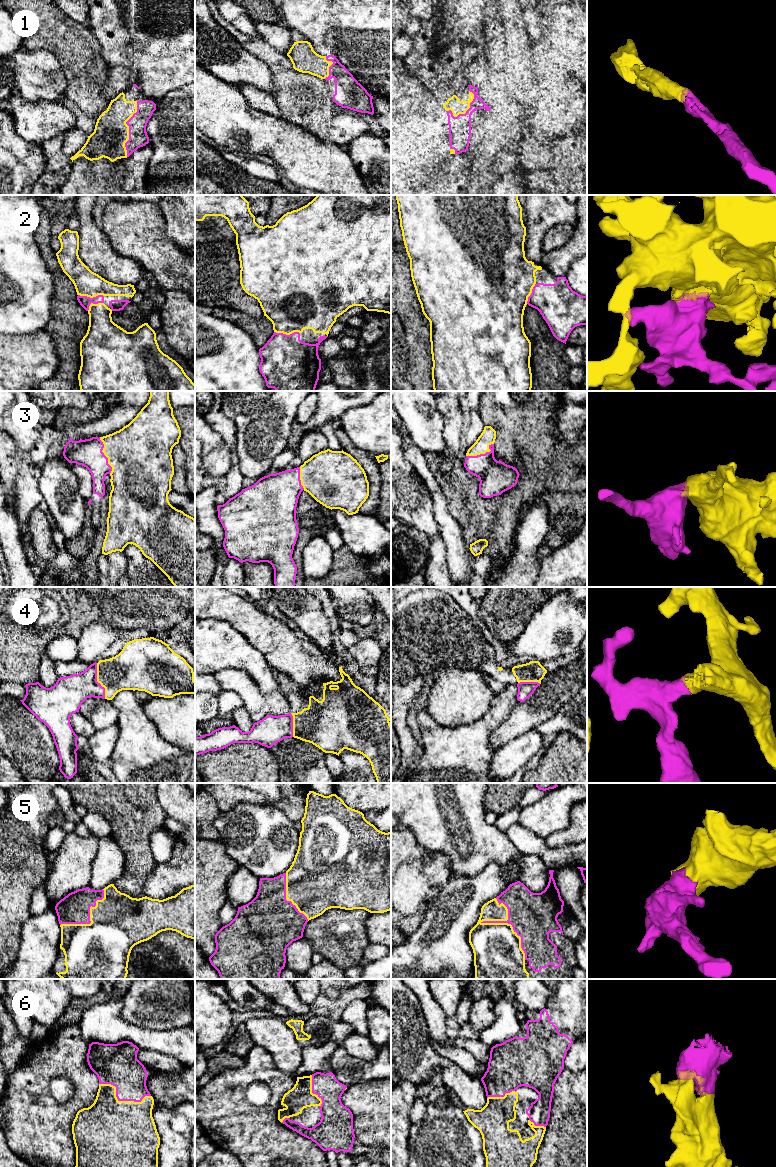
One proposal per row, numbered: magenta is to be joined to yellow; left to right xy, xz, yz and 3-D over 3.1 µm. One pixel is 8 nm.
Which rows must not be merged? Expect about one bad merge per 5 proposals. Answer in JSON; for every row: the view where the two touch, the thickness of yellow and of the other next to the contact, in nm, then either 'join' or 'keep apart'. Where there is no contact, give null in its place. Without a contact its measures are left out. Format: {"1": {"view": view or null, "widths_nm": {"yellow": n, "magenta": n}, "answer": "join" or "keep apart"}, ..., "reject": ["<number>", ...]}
{"1": {"view": "xy", "widths_nm": {"yellow": 280, "magenta": 150}, "answer": "join"}, "2": {"view": "xy", "widths_nm": {"yellow": 200, "magenta": 90}, "answer": "join"}, "3": {"view": "xy", "widths_nm": {"yellow": 460, "magenta": 220}, "answer": "join"}, "4": {"view": "xy", "widths_nm": {"yellow": 300, "magenta": 260}, "answer": "join"}, "5": {"view": "yz", "widths_nm": {"yellow": 380, "magenta": 380}, "answer": "join"}, "6": {"view": "xy", "widths_nm": {"yellow": 500, "magenta": 300}, "answer": "join"}, "reject": []}

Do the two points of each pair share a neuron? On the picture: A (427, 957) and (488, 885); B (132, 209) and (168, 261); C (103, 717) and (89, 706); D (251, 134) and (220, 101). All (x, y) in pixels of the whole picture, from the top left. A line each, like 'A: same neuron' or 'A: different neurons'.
A: same neuron
B: same neuron
C: same neuron
D: same neuron

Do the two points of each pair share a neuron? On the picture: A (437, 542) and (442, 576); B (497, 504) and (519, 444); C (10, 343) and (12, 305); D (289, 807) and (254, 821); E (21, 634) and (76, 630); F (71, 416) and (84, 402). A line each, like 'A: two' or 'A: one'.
A: one
B: one
C: two
D: two
E: one
F: two

